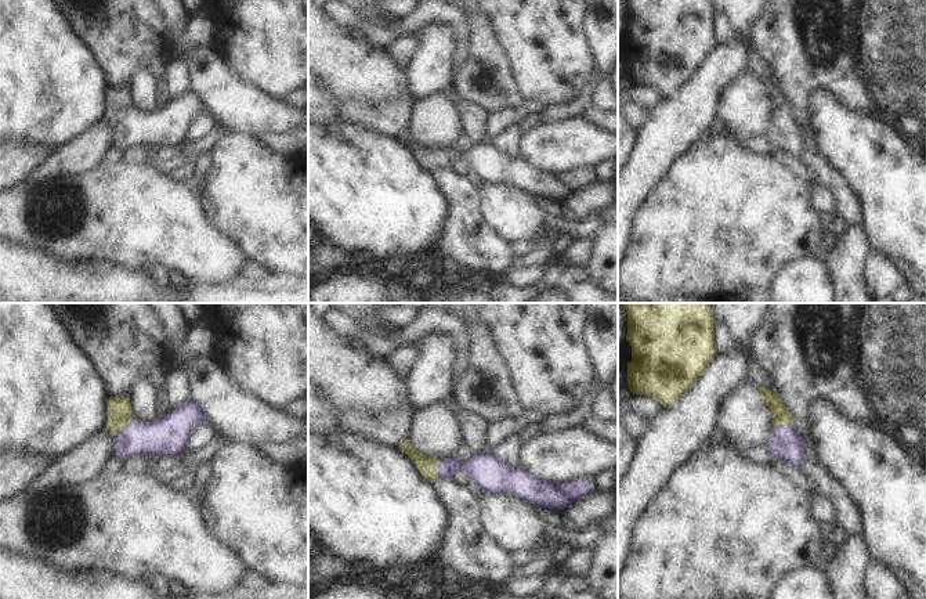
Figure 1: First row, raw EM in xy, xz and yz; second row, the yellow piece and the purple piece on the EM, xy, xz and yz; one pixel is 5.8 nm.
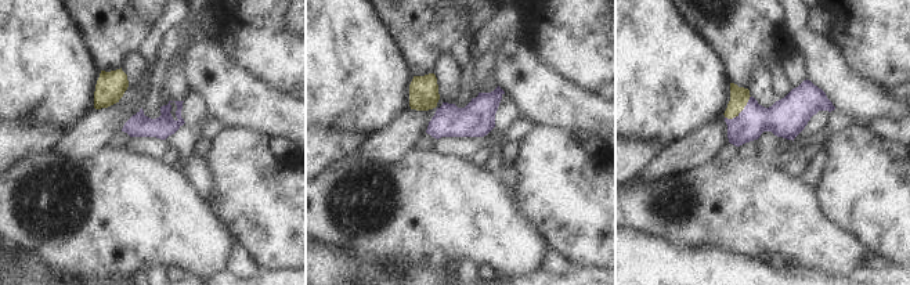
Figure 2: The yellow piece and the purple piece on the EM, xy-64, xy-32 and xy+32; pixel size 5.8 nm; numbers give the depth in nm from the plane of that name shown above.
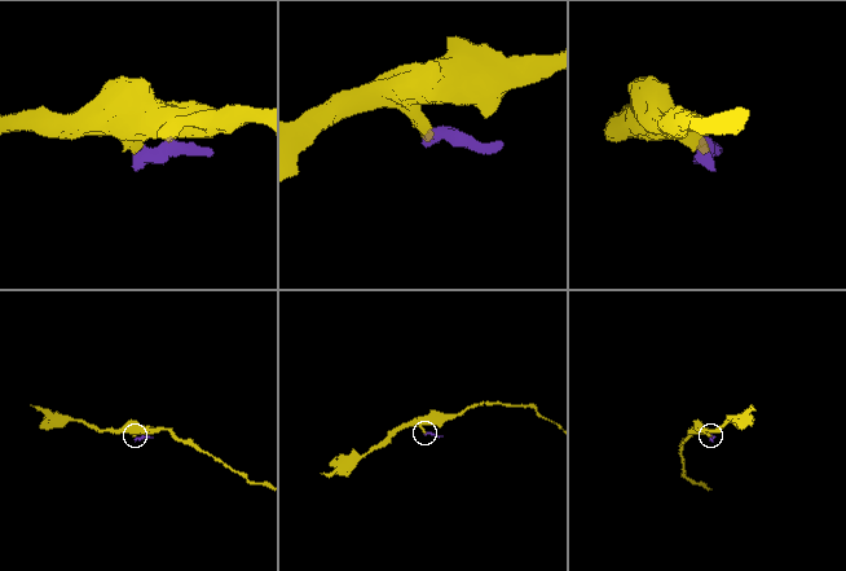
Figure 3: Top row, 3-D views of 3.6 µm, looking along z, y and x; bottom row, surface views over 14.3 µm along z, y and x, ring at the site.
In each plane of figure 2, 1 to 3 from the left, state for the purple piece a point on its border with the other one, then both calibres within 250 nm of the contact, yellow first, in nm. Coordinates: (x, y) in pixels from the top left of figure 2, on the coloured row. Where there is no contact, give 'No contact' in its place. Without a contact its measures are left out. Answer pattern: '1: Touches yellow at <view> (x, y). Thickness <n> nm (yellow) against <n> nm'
1: No contact
2: No contact
3: Touches yellow at xy+32 (740, 111). Thickness 110 nm (yellow) against 190 nm.

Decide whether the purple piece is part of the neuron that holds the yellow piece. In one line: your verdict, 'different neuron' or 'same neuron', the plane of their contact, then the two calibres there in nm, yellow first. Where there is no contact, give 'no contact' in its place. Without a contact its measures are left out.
same neuron | xy | 140/220 nm

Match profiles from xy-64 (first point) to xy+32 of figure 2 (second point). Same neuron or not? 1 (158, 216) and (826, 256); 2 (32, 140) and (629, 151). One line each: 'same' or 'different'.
1: same
2: same

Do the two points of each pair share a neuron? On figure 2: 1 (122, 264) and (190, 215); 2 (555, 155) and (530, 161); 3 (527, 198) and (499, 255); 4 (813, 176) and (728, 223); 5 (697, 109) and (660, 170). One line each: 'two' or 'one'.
1: one
2: one
3: two
4: two
5: two

